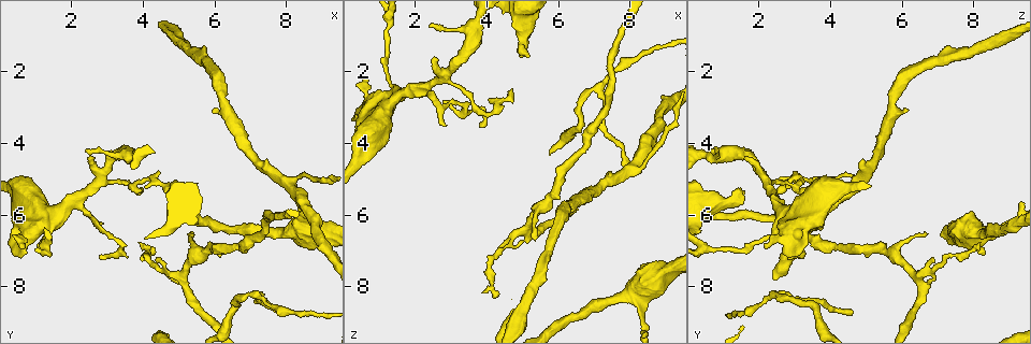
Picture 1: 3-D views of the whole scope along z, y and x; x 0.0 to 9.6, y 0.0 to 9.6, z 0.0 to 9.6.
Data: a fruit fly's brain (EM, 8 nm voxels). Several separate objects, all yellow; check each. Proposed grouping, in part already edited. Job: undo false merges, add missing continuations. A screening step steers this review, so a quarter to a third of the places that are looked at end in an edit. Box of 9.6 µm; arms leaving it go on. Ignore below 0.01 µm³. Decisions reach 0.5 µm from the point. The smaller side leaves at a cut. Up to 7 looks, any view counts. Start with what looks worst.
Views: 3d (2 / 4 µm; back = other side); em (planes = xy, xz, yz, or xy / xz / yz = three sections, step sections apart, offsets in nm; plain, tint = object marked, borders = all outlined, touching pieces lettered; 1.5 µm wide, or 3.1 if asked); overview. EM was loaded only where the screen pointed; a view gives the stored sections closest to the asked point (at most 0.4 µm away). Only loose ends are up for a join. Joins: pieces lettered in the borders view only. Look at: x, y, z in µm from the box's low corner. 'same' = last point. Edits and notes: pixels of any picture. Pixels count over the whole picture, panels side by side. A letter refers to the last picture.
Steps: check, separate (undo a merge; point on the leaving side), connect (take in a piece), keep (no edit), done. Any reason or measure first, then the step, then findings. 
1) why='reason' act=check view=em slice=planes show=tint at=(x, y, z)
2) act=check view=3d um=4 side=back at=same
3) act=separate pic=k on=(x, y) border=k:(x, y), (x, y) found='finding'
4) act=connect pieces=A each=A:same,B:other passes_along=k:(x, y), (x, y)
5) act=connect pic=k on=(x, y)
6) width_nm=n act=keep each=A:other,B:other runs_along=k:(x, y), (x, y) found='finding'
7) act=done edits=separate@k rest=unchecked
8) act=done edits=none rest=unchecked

why='three-way junction' act=check view=em slice=planes show=plain at=(1.35, 6.45, 2.50)

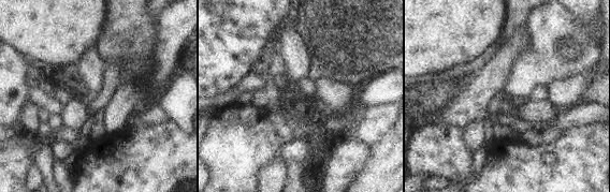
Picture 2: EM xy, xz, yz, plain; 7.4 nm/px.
why='what lies round it' act=check view=em slice=planes show=borders at=same

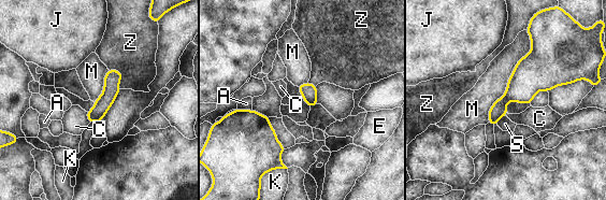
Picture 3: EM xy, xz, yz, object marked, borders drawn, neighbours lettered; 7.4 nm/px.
act=keep each=A:other,C:other,E:other,J:other,K:other,M:other,S:other,Z:other border=3:(527, 30), (531, 50), (488, 122) found='all the same neuron'

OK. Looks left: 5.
act=check view=em slice=planes show=plain at=(4.35, 7.10, 8.30)

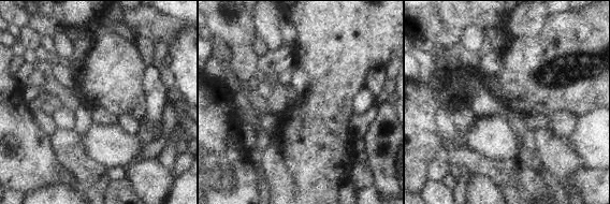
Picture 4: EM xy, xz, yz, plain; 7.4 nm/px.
act=check view=em slice=planes show=borders at=same

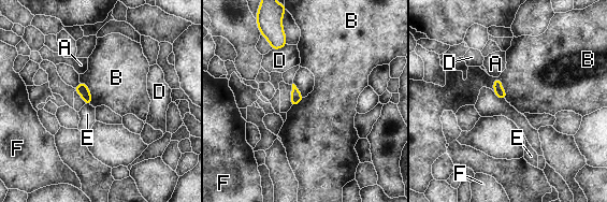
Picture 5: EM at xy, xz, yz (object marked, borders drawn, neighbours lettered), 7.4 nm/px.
act=keep each=A:other,B:other,D:other,E:other,F:other border=5:(495, 77), (500, 81), (506, 99) found='none of them fits'

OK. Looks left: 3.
why='abrupt turn' act=check view=3d um=4 side=back at=(3.40, 6.95, 3.20)

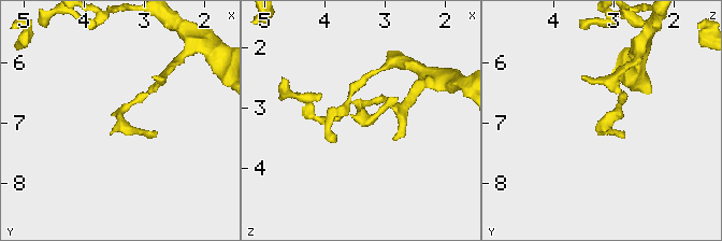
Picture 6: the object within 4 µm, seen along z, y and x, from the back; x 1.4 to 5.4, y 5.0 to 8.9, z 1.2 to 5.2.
act=check view=em slice=xz step=8 show=tint at=(3.40, 7.00, 3.15)

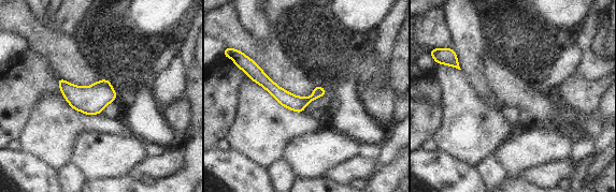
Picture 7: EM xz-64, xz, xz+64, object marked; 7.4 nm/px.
act=check view=em slice=planes show=borders at=same

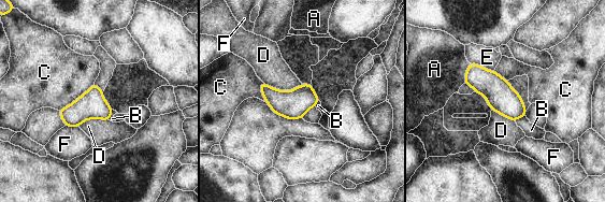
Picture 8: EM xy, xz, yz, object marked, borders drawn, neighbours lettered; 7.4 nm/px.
act=keep each=A:other,B:other,C:other,D:other,E:other,F:other border=8:(94, 83), (71, 103), (58, 110) found='one neuron here'

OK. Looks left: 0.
act=done edits=none rest=unchecked

